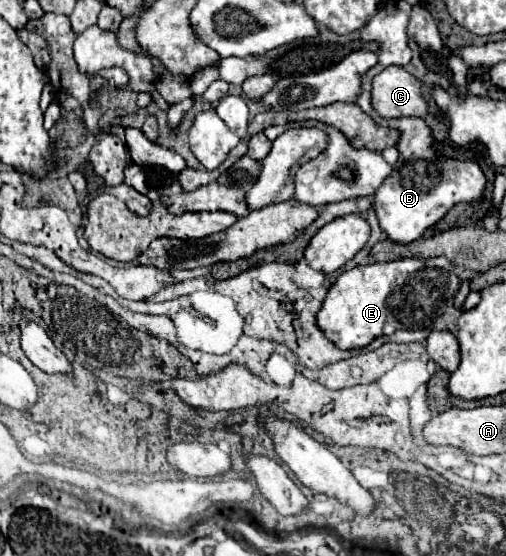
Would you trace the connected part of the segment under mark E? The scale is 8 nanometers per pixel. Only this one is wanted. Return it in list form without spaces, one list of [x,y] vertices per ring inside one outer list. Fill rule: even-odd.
[[[445,257],[435,259],[401,259],[389,263],[369,263],[365,267],[355,267],[343,271],[337,281],[327,291],[323,307],[317,313],[317,325],[323,335],[333,341],[339,349],[361,349],[369,345],[375,337],[391,335],[397,329],[427,329],[431,323],[443,315],[445,303],[459,289],[459,277],[453,273],[453,265]]]

